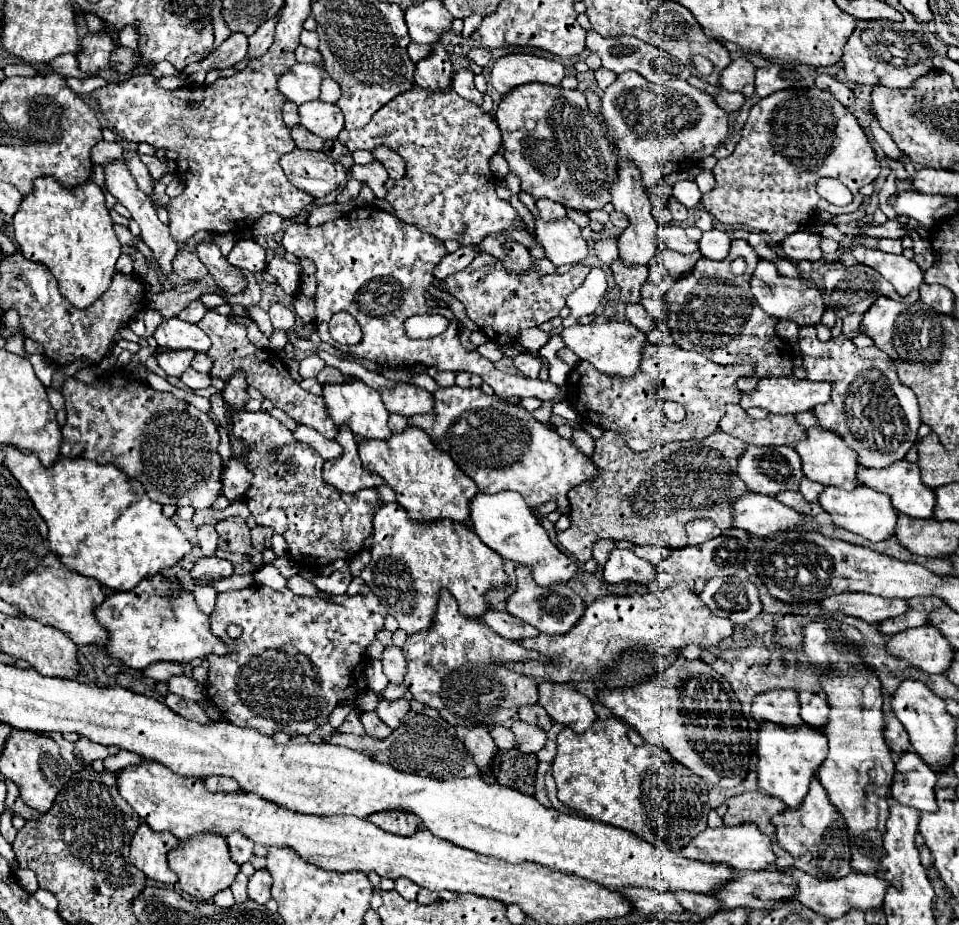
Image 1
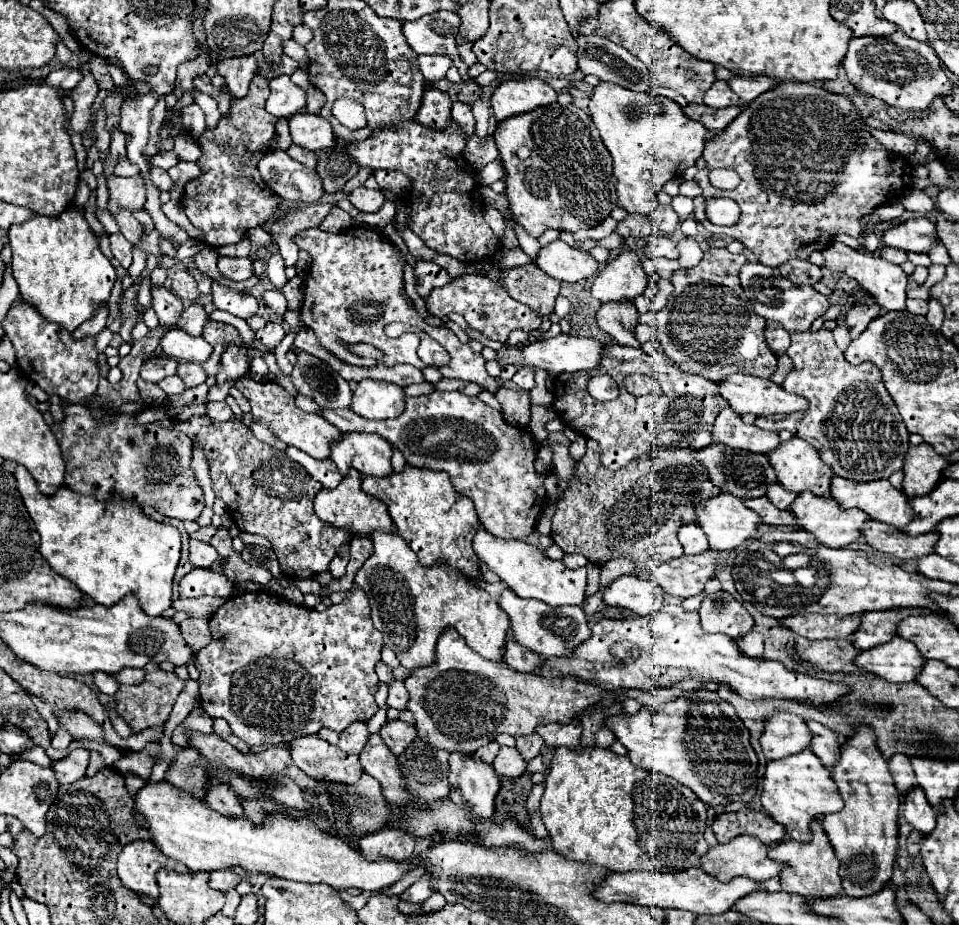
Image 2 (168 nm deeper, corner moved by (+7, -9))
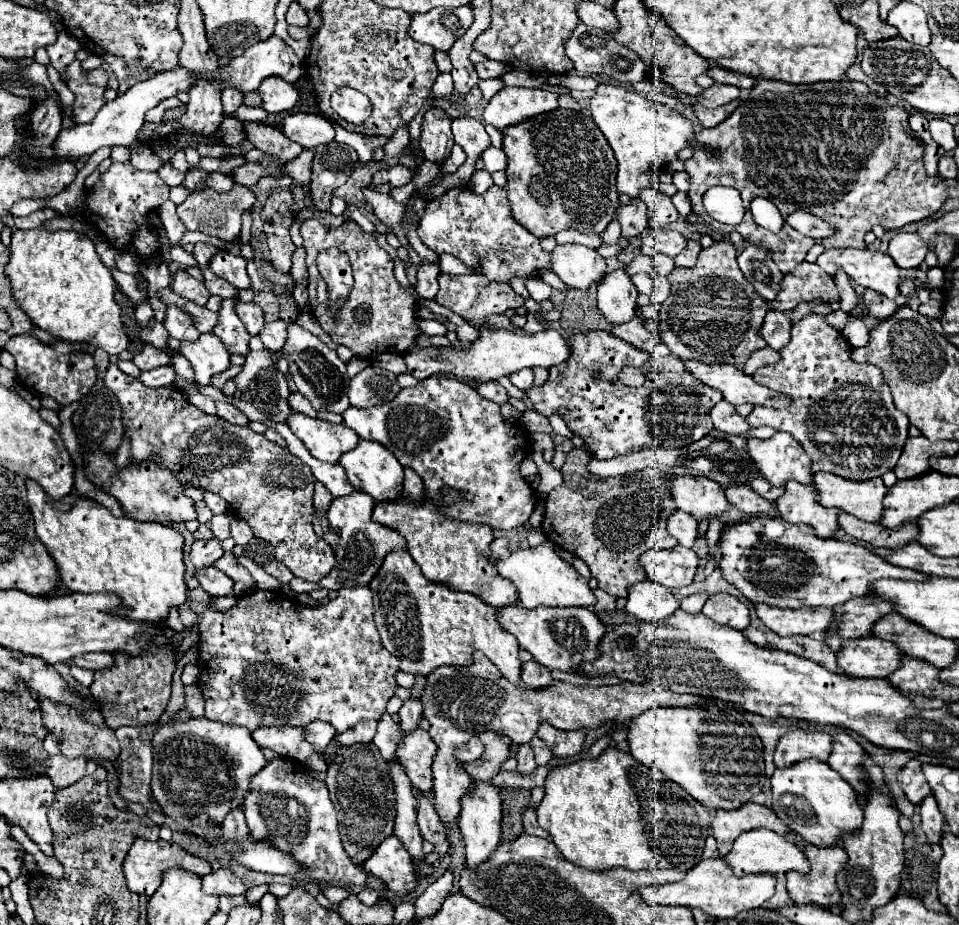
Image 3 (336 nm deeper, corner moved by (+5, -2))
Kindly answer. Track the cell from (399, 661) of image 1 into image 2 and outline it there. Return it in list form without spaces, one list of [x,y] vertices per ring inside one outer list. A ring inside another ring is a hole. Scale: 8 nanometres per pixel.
[[[394,680],[390,684],[390,694],[388,694],[388,706],[390,708],[396,708],[396,710],[406,710],[406,704],[408,704],[408,692],[404,688],[402,682]]]

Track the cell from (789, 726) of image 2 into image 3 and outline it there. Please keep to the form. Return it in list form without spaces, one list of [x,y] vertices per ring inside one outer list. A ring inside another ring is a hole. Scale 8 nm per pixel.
[[[798,729],[798,733],[788,733],[780,737],[776,751],[774,751],[774,763],[776,767],[788,767],[792,763],[798,763],[802,759],[820,759],[826,761],[832,747],[832,739],[828,733],[822,731],[804,731]]]

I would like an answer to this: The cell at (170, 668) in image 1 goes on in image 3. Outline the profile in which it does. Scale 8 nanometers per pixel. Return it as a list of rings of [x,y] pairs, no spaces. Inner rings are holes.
[[[88,653],[84,657],[76,657],[70,661],[70,665],[78,665],[84,669],[92,669],[92,671],[108,669],[112,667],[112,663],[114,663],[114,657],[110,653]]]

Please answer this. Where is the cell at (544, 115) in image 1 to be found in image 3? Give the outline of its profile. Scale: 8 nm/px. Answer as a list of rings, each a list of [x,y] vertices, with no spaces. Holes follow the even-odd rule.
[[[556,109],[548,111],[548,115],[536,115],[536,119],[528,119],[528,123],[520,123],[520,127],[508,127],[504,133],[504,153],[508,157],[506,177],[508,177],[508,201],[512,207],[514,219],[526,227],[536,237],[556,235],[562,229],[578,229],[582,233],[594,231],[602,233],[606,225],[612,221],[616,209],[620,207],[618,191],[616,191],[616,159],[614,151],[608,147],[608,141],[598,131],[596,123],[590,115],[582,111]]]

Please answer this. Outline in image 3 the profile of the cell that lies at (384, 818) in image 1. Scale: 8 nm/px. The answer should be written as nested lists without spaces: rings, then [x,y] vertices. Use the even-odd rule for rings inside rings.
[[[390,835],[376,847],[376,851],[366,859],[364,869],[384,881],[394,893],[406,895],[416,887],[412,857],[396,835]]]

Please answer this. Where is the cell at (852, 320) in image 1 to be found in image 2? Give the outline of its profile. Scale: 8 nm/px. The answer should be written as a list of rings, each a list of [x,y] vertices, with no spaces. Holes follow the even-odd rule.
[[[856,302],[846,314],[846,326],[850,330],[850,336],[852,338],[860,336],[862,330],[868,326],[868,322],[878,318],[880,314],[882,314],[882,310],[876,302]]]

